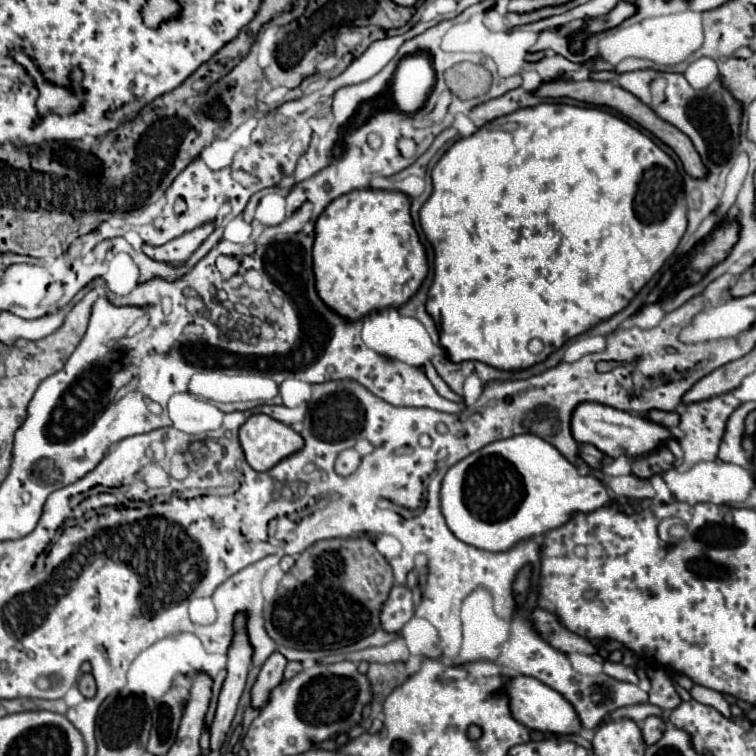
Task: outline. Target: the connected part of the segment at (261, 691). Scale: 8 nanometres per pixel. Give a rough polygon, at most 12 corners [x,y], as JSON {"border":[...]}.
{"border":[[273,653],[251,689],[251,707],[267,705],[287,659]]}

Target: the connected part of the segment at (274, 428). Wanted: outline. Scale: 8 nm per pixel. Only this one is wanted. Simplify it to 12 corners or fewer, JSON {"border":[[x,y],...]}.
{"border":[[251,415],[239,441],[255,471],[269,471],[305,445],[289,425]]}

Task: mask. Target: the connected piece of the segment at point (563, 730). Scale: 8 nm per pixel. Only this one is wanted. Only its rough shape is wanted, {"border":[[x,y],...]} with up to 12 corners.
{"border":[[511,677],[513,717],[527,729],[577,735],[579,715],[559,691]]}

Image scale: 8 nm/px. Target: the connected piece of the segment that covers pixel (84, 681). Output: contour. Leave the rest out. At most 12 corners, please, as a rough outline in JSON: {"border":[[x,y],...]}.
{"border":[[93,675],[79,677],[81,695],[91,699],[95,695]]}

